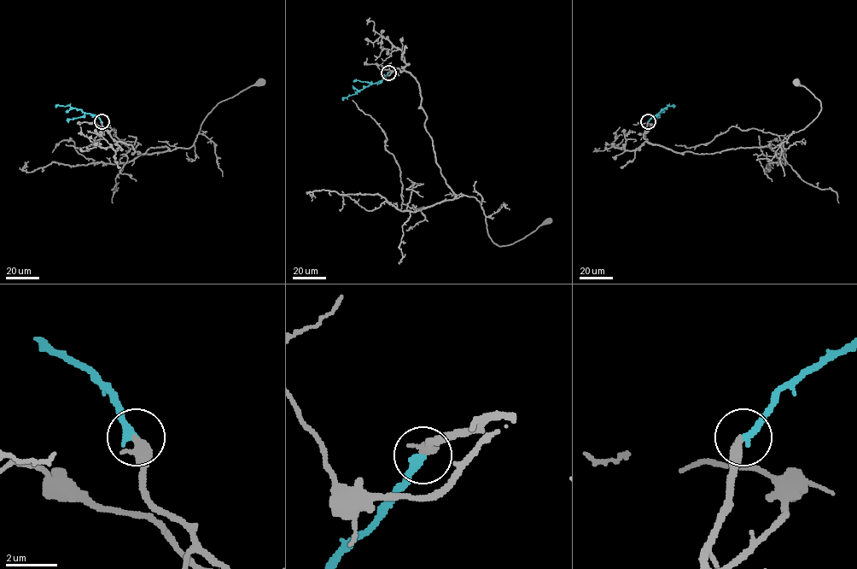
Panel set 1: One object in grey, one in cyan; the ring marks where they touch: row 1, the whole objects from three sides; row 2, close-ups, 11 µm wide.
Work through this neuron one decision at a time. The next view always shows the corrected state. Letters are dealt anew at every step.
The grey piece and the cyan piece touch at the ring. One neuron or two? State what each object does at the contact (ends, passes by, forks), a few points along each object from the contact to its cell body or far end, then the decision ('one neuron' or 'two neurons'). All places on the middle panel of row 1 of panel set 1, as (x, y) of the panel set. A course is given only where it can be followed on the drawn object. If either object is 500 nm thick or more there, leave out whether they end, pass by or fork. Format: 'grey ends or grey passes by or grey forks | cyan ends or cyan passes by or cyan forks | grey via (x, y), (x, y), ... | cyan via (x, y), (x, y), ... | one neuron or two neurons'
grey ends | cyan ends | grey via (388, 73), (408, 71), (418, 84), (440, 173), (456, 198), (479, 202), (493, 243), (514, 243), (546, 221) | cyan via (388, 73), (381, 80), (343, 100) | one neuron

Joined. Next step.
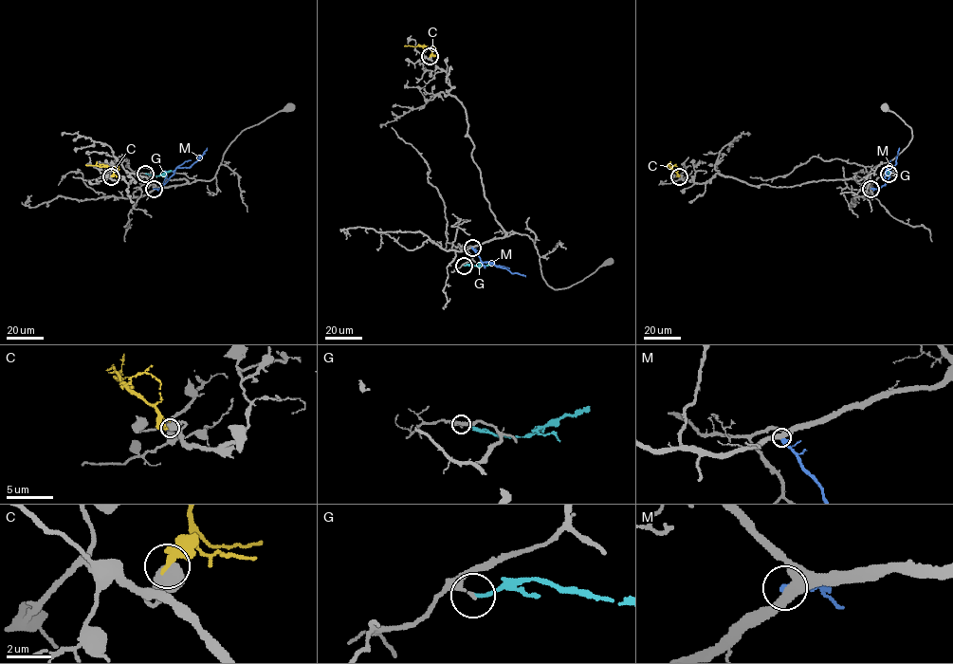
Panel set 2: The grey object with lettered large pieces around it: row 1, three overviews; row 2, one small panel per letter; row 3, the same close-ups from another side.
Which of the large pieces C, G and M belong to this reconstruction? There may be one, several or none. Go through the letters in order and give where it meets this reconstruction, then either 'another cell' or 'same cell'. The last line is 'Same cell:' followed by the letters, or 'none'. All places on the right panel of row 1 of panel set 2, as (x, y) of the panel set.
C: contact (679, 176); another cell
G: contact (888, 174); another cell
M: contact (870, 189); another cell
Same cell: none

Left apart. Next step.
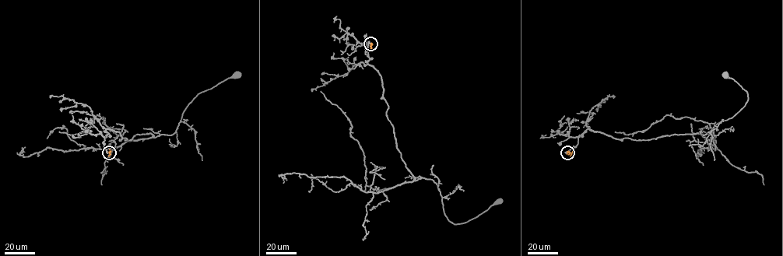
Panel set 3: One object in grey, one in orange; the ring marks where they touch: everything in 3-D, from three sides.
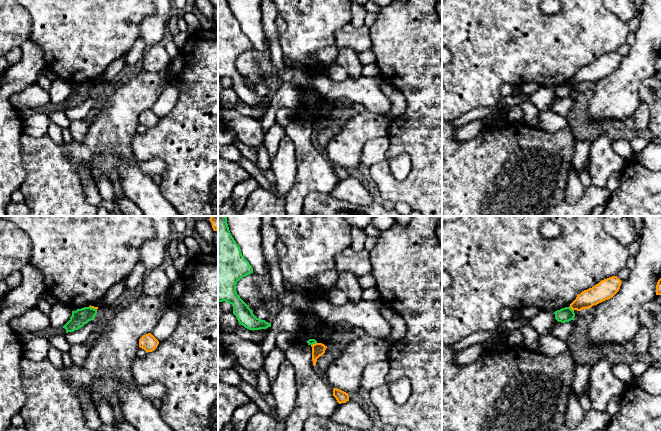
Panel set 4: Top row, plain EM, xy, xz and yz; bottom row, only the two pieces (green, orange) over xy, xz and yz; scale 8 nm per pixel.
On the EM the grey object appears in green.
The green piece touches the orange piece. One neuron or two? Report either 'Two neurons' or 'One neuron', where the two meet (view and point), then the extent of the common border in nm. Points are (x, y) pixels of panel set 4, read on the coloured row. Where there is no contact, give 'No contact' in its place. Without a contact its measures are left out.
Two neurons. Touches green at yz (571, 309). Shared border 60 nm

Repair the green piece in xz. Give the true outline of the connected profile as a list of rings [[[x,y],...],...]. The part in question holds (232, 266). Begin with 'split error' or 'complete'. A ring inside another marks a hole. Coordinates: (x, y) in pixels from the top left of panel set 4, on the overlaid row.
complete; [[[218,216],[218,302],[231,304],[239,324],[253,331],[271,327],[271,323],[257,318],[237,294],[237,282],[251,273],[253,268],[232,237],[227,217]]]

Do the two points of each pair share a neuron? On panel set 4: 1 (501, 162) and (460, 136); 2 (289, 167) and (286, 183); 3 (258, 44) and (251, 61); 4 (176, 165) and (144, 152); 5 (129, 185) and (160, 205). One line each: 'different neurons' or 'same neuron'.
1: different neurons
2: same neuron
3: different neurons
4: same neuron
5: same neuron

